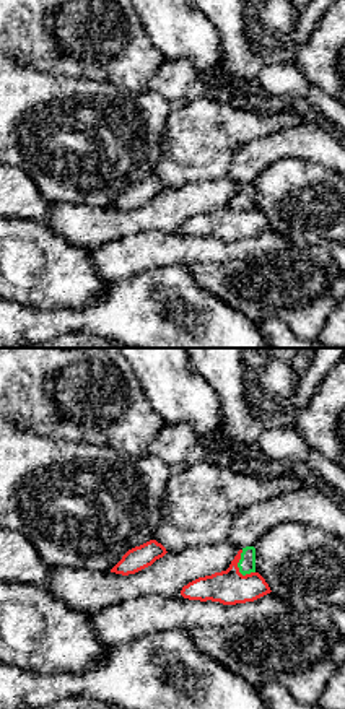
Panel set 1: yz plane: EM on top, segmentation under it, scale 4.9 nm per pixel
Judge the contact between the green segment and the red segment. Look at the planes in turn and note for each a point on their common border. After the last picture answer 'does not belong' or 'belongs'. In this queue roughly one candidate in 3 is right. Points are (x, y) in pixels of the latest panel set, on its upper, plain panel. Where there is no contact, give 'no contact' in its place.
meets green at (238, 202)

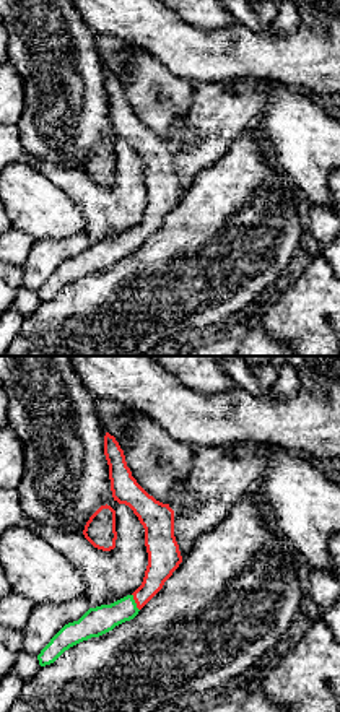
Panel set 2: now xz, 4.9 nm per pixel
meets green at (134, 238)

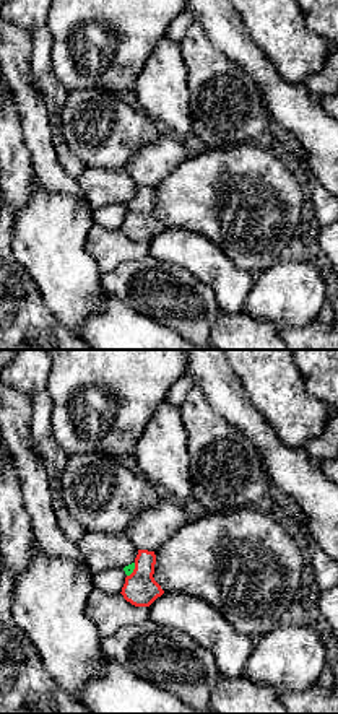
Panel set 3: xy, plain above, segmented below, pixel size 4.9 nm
meets green at (134, 204)

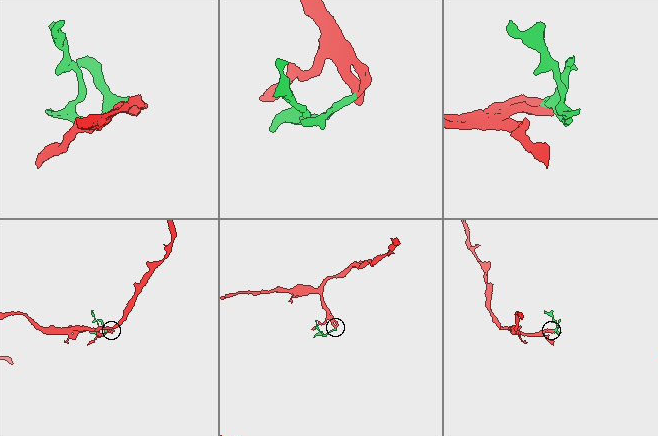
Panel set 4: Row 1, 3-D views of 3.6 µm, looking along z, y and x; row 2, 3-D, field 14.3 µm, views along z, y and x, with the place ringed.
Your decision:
belongs

